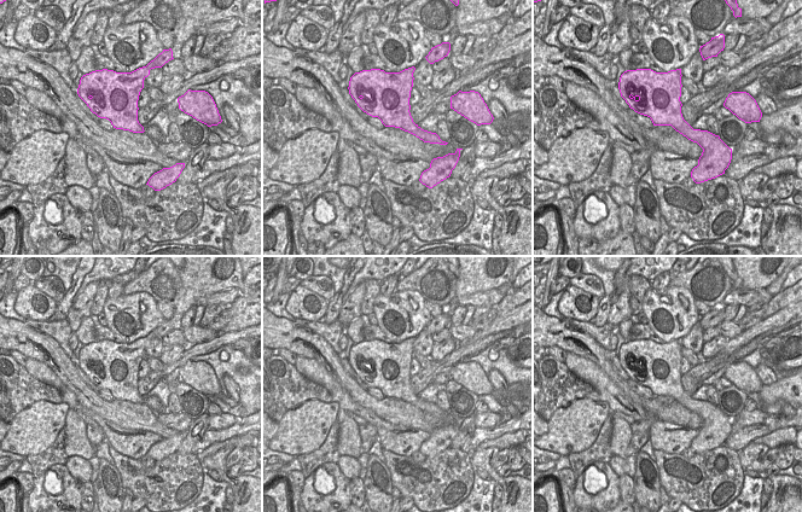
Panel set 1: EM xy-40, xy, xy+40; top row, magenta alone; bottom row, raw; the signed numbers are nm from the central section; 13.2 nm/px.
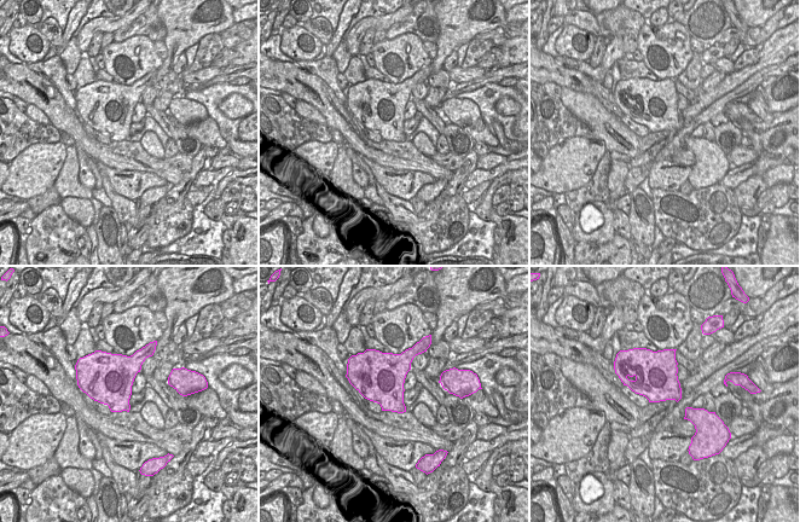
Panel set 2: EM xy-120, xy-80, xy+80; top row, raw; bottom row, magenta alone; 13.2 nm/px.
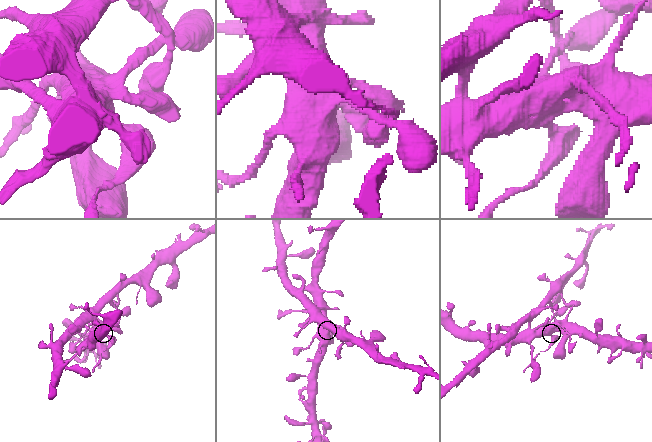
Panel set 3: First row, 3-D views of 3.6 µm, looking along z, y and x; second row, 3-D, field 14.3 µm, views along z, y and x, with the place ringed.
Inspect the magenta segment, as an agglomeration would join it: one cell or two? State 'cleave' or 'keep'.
cleave

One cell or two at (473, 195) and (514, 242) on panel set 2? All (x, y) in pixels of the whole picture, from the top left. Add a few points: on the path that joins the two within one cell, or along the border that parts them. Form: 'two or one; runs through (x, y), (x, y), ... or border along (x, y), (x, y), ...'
two; border along (492, 181), (474, 203)

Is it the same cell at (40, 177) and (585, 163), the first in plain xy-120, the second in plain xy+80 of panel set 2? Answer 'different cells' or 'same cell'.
same cell

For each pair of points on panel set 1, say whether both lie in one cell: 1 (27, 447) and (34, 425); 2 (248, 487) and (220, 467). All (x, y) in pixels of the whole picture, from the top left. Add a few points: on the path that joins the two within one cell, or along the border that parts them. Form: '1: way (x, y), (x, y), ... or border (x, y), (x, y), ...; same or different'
1: way (27, 442), (27, 436), (33, 430); same
2: way (243, 481), (231, 481), (226, 476); same

